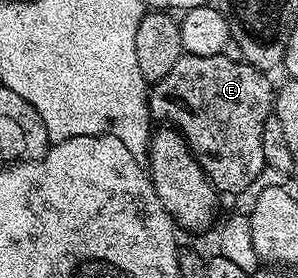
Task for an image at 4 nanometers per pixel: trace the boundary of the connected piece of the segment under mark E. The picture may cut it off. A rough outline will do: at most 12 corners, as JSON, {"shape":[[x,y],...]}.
{"shape":[[184,53],[148,91],[215,191],[264,161],[276,83],[229,54]]}

